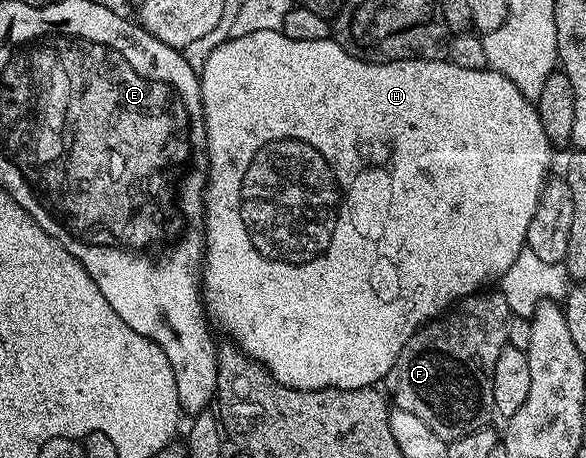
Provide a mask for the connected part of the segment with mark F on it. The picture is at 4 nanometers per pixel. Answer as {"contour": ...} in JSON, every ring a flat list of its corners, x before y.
{"contour":[[483,289,476,294,466,295,430,323,424,323,413,333,413,337,409,337,393,369,389,369,385,380,385,391,390,402,400,411,421,417,421,421,425,421,425,425,429,425,429,429,433,429,433,433,437,433,437,437,445,441,460,439,488,426,495,415,493,365,497,365,501,349,508,346,507,328,512,316,506,298,499,289]]}

